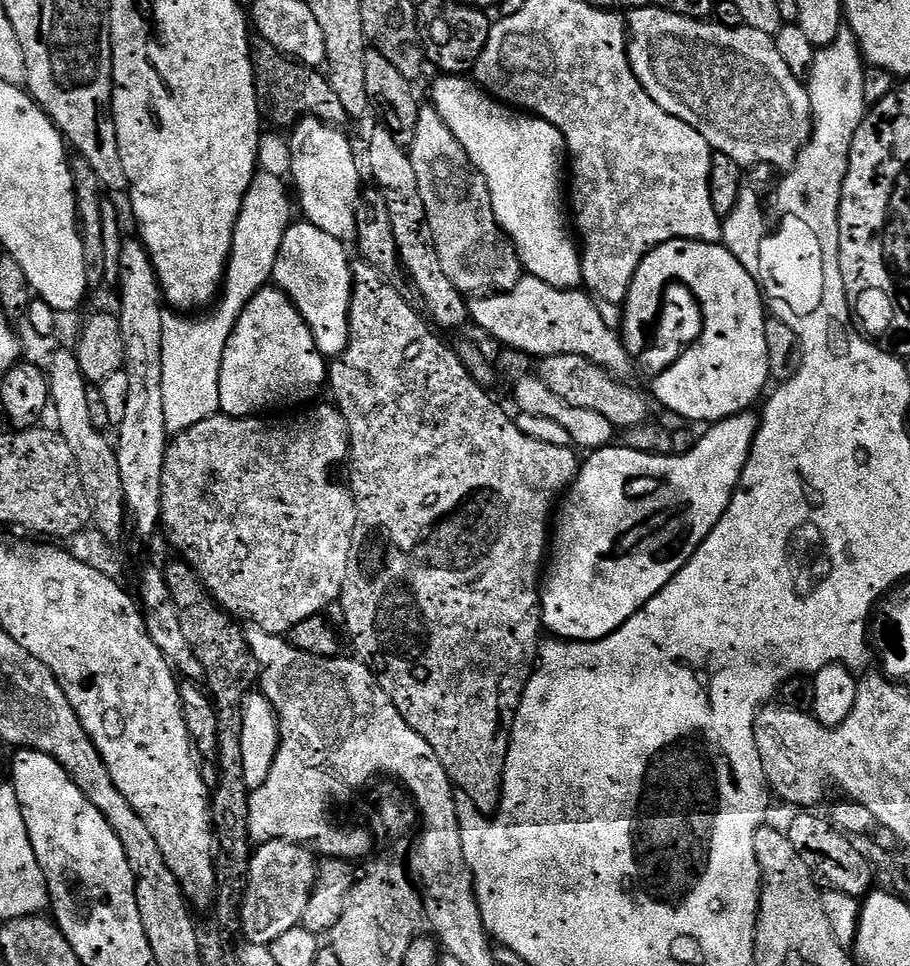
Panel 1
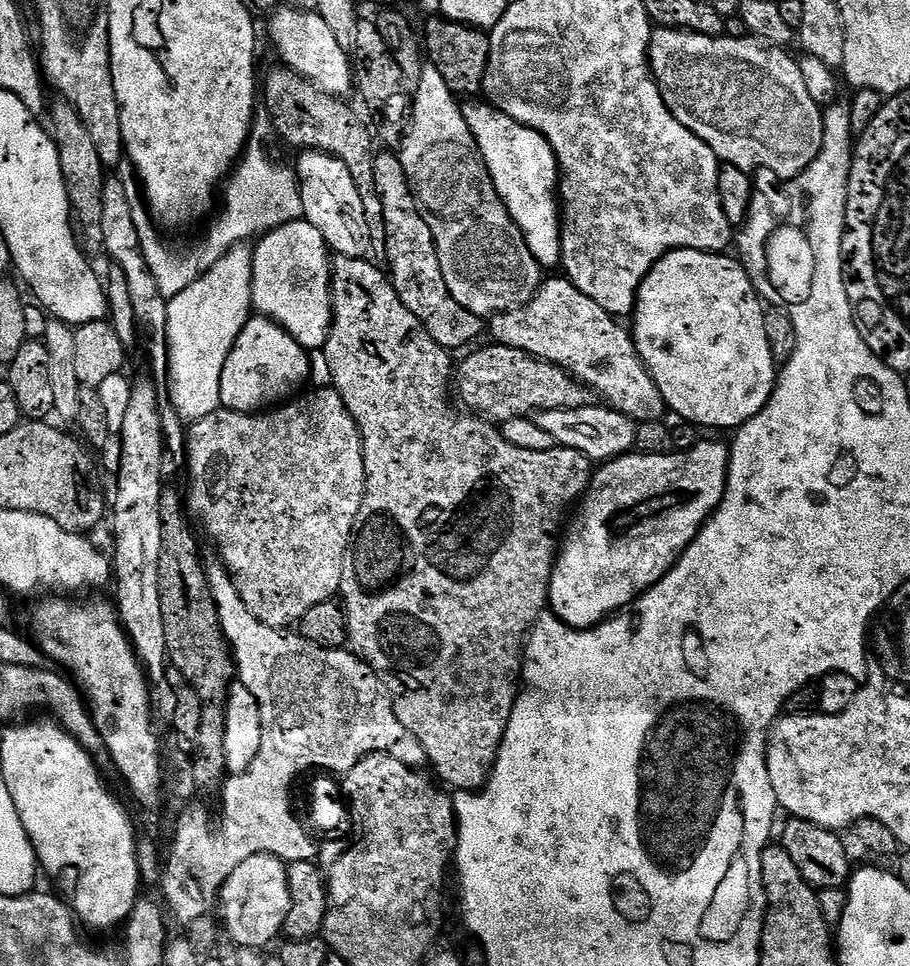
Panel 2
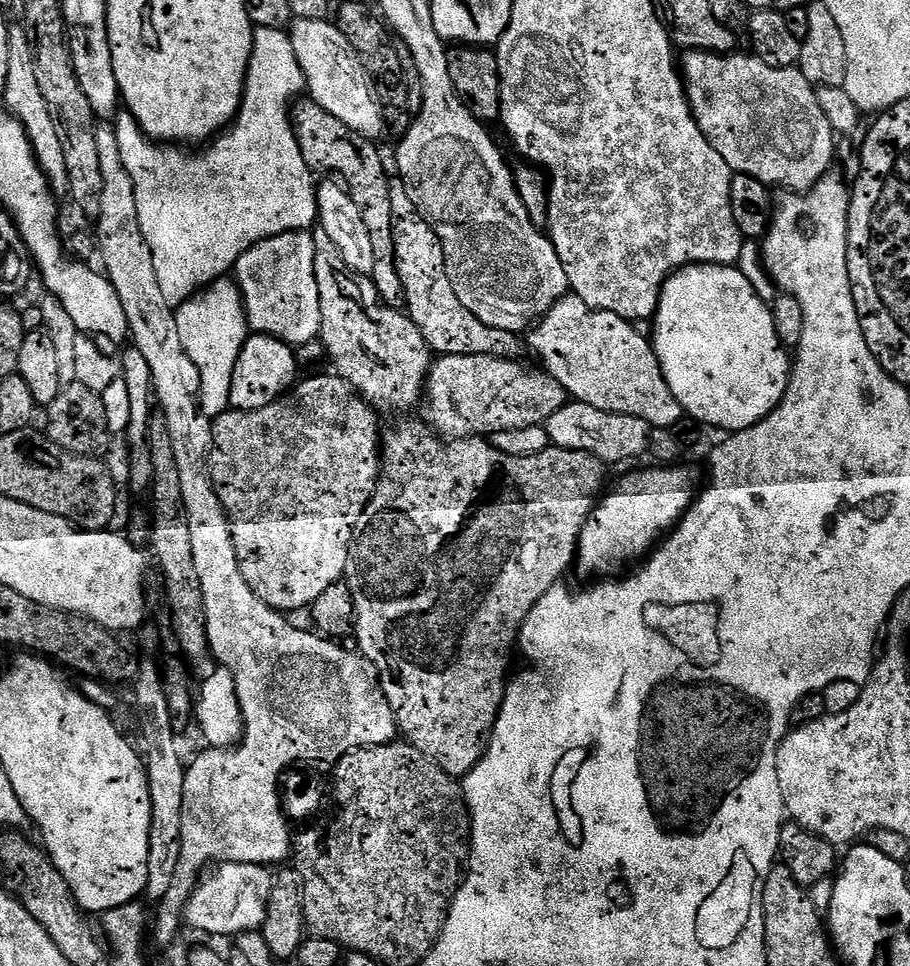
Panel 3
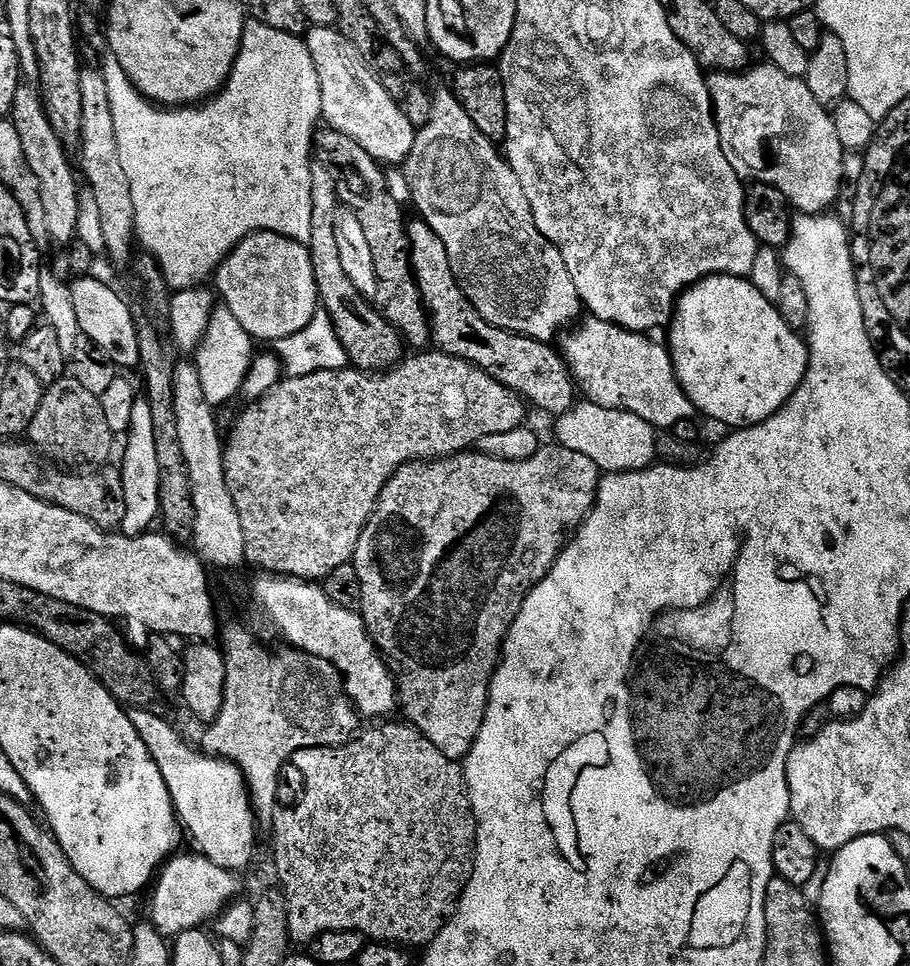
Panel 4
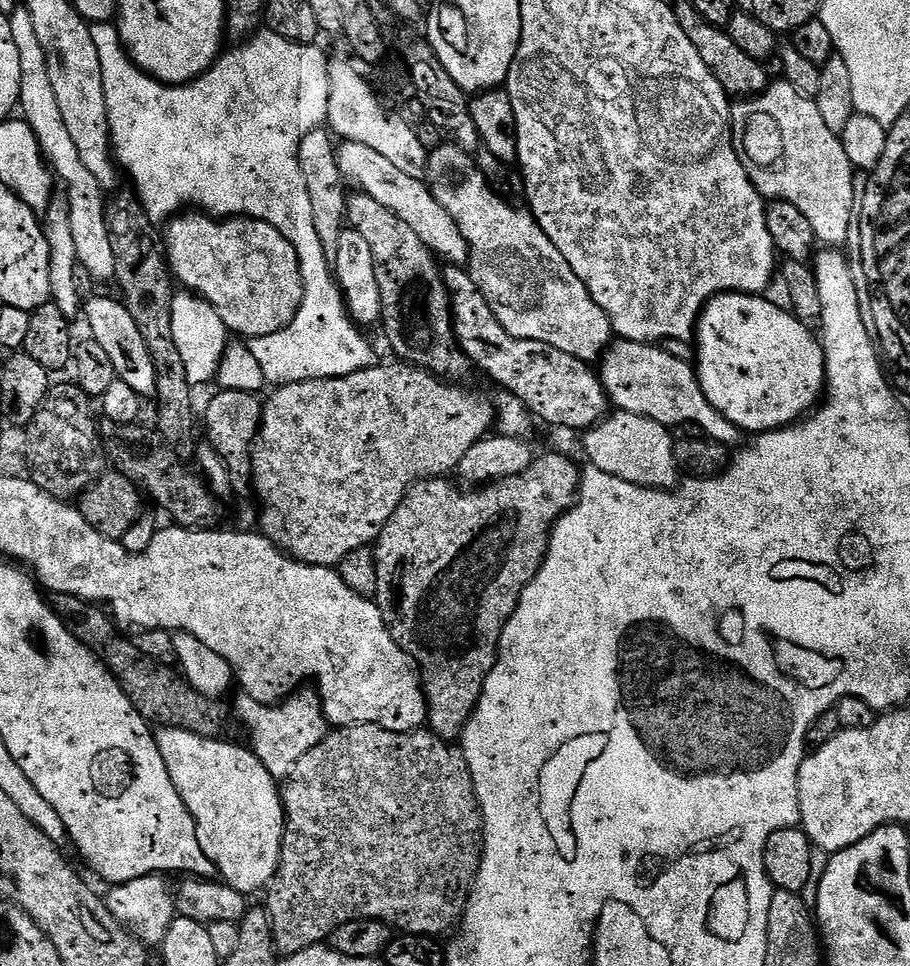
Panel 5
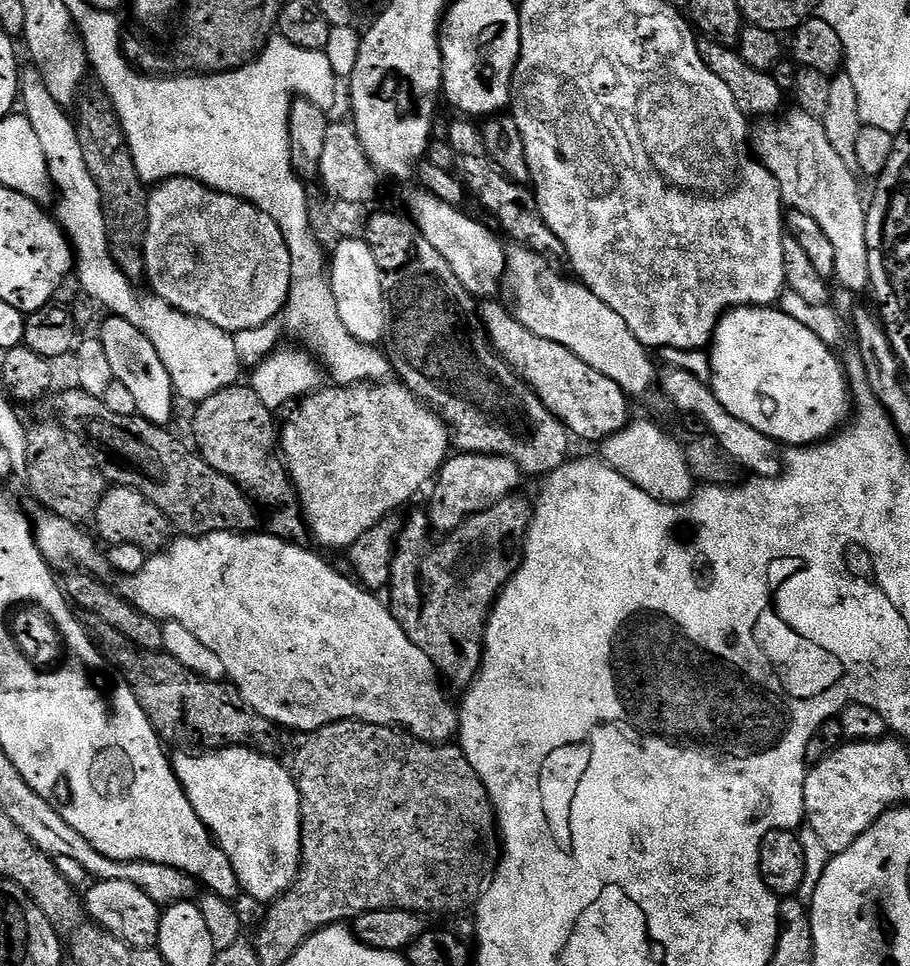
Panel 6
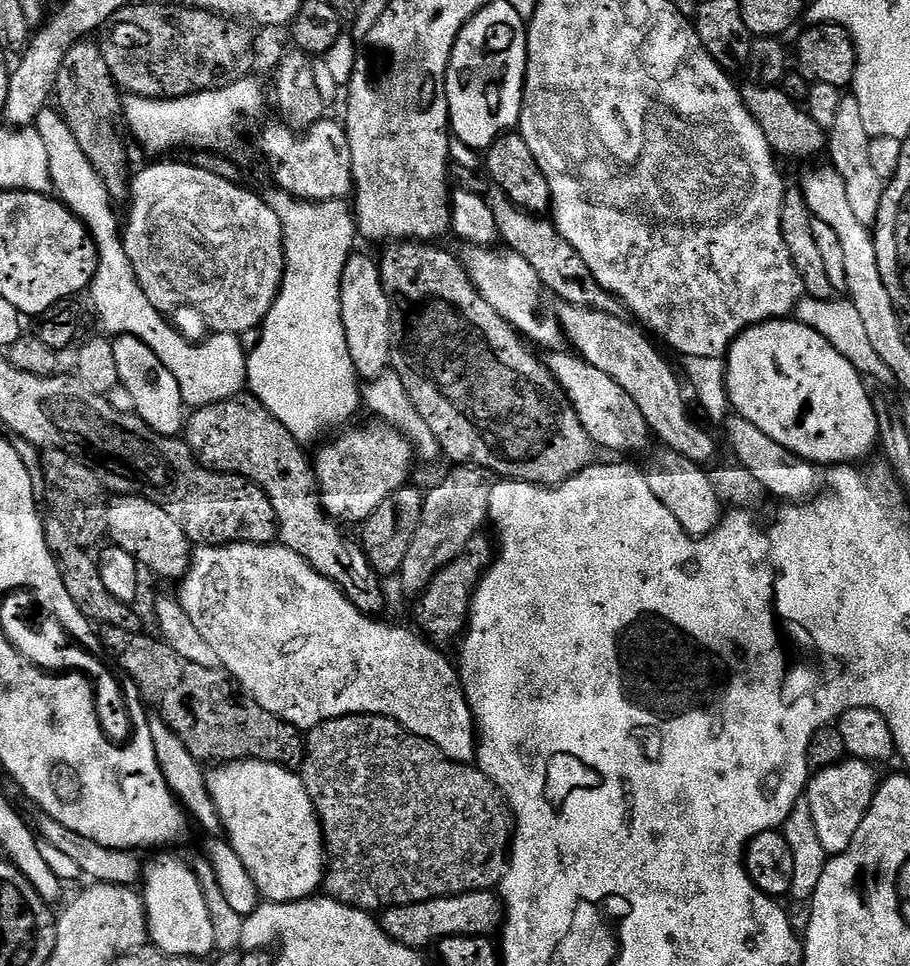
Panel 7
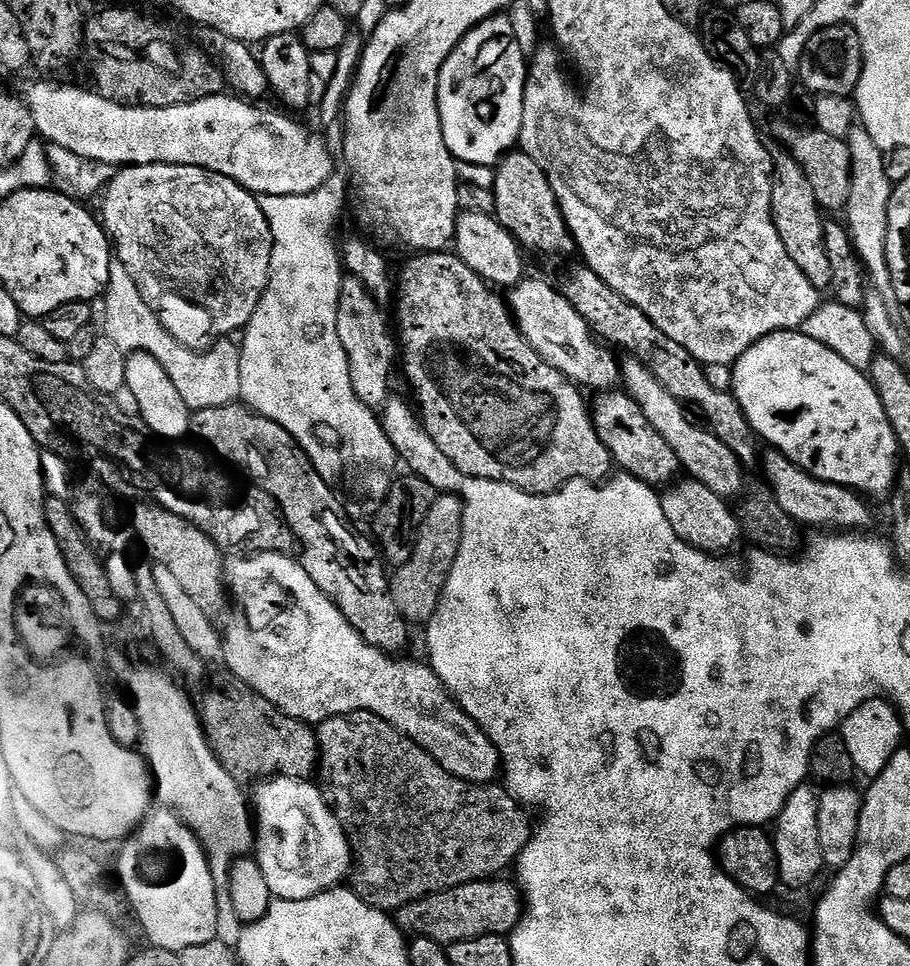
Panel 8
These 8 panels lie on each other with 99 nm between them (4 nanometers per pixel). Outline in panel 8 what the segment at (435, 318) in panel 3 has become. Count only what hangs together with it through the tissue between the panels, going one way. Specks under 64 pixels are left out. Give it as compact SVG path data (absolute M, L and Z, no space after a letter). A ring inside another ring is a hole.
M604 390L597 396L600 397L590 404L592 421L597 434L610 450L613 461L619 467L621 464L625 473L642 482L653 486L671 485L681 475L682 463L670 442L666 442L666 438L662 438L662 434L650 424L650 418L642 414L642 406L638 406L635 398L624 390Z

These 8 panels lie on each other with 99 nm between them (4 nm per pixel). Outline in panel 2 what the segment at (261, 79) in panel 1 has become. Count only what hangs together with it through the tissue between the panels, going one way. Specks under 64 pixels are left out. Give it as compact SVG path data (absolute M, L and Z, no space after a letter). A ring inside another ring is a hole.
M277 66L268 77L262 80L262 104L266 109L266 115L272 122L272 131L277 137L281 136L290 147L295 150L307 150L309 152L325 152L342 162L346 162L346 168L350 170L350 176L354 178L354 186L358 186L358 194L362 194L362 206L366 210L366 222L370 230L372 246L371 255L376 258L387 257L386 230L384 229L384 215L382 214L382 202L380 195L376 193L374 182L374 162L377 149L372 149L372 132L364 125L364 120L341 97L326 94L318 86L314 86L306 78L302 78L292 68Z

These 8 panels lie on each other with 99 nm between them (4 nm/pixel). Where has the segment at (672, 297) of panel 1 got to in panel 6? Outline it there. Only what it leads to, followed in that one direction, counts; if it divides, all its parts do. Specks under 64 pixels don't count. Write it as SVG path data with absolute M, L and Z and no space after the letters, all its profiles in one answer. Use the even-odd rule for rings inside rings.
M769 306L767 308L734 308L731 312L725 312L723 318L716 324L716 332L712 335L710 353L712 352L712 380L710 387L712 393L734 414L734 418L742 418L746 426L754 426L754 430L762 430L772 440L780 446L807 446L818 444L821 440L829 439L849 419L850 416L850 385L844 370L841 357L835 356L833 349L814 334L813 330L808 330L802 326L801 322L796 322L790 318L789 314L781 312L779 307Z

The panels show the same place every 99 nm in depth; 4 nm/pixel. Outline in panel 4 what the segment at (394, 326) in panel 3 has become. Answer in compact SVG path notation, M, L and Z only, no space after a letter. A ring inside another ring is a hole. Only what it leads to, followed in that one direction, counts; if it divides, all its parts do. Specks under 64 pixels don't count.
M318 162L312 165L310 207L313 211L310 213L310 242L307 246L314 266L314 282L318 286L323 311L328 313L330 322L334 322L334 330L346 350L349 365L361 372L395 368L405 355L406 345L394 326L380 316L366 297L354 290L354 282L350 282L350 278L346 278L346 270L342 270L342 262L338 259L338 237L334 235L334 218L342 207L340 195L336 192L332 175Z

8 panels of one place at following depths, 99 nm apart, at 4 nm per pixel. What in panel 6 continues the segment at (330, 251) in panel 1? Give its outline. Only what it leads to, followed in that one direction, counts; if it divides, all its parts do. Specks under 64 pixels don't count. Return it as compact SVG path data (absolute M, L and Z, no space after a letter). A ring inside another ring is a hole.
M179 176L155 185L148 198L148 225L144 235L146 284L158 298L187 316L202 318L230 333L254 330L277 319L292 294L292 259L282 230L247 200L216 192L202 182Z

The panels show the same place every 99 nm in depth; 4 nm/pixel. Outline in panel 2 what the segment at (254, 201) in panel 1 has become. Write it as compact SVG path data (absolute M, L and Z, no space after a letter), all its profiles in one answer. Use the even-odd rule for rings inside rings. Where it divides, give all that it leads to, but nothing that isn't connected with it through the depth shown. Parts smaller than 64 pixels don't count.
M245 242L234 245L231 250L214 264L210 266L210 270L206 270L204 276L198 277L194 282L190 282L190 286L186 286L186 290L182 290L182 294L178 294L173 300L168 301L168 375L170 377L170 385L172 384L172 404L171 407L185 422L195 422L206 418L206 414L214 414L216 409L220 407L220 387L222 386L222 366L226 366L226 358L230 354L230 350L234 346L234 342L238 338L238 334L242 334L242 330L246 326L246 322L253 315L252 307L252 279L254 278L254 248L251 243Z

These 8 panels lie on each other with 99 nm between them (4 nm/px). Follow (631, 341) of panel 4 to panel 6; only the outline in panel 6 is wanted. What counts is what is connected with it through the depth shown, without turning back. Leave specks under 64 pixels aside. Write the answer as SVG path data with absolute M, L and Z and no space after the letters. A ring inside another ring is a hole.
M672 372L664 380L664 392L672 399L677 413L689 412L698 414L706 422L709 433L722 442L722 447L732 455L737 465L744 468L752 476L779 476L782 471L782 452L776 441L772 440L762 430L754 430L754 426L746 426L742 418L734 418L722 402L712 393L711 387L704 384L692 372Z

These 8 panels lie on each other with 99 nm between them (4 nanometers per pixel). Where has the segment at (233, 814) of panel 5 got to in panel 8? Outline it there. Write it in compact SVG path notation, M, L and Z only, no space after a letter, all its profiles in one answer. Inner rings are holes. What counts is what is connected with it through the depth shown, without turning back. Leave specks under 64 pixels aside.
M285 776L265 779L255 785L254 792L254 823L256 826L256 846L254 849L254 859L258 866L262 866L262 874L266 874L266 882L270 886L273 897L277 900L309 900L315 896L321 896L323 892L330 892L334 888L341 887L345 883L344 879L349 879L354 868L354 853L351 844L348 843L348 835L344 833L344 827L338 822L338 818L332 812L332 807L324 799L324 793L315 783L306 780L288 780Z

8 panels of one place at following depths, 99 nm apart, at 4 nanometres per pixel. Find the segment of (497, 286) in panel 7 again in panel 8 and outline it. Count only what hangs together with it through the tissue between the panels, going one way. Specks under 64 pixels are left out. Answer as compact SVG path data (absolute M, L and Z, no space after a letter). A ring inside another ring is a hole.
M525 278L511 289L510 311L526 342L530 342L545 362L569 380L585 389L595 390L612 390L621 383L622 364L619 359L616 361L617 353L603 343L596 344L593 329L582 314L570 306L559 287L551 288L544 280Z

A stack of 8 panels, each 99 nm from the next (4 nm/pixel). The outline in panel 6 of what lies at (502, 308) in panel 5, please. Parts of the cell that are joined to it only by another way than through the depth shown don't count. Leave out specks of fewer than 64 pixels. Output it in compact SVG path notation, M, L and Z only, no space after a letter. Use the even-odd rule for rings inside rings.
M512 246L507 249L506 263L504 265L503 283L506 285L506 292L512 295L511 311L516 320L530 330L530 334L538 334L538 338L547 338L549 342L558 342L558 346L566 346L570 354L578 354L586 366L594 366L598 374L606 374L629 397L636 398L643 392L648 392L652 388L652 383L656 380L656 368L652 365L649 349L644 347L634 334L630 334L630 326L620 317L615 310L610 310L598 294L594 294L589 288L580 283L579 279L571 278L567 280L558 269L552 268L553 261L547 256L541 256L539 252L531 252L528 248Z

